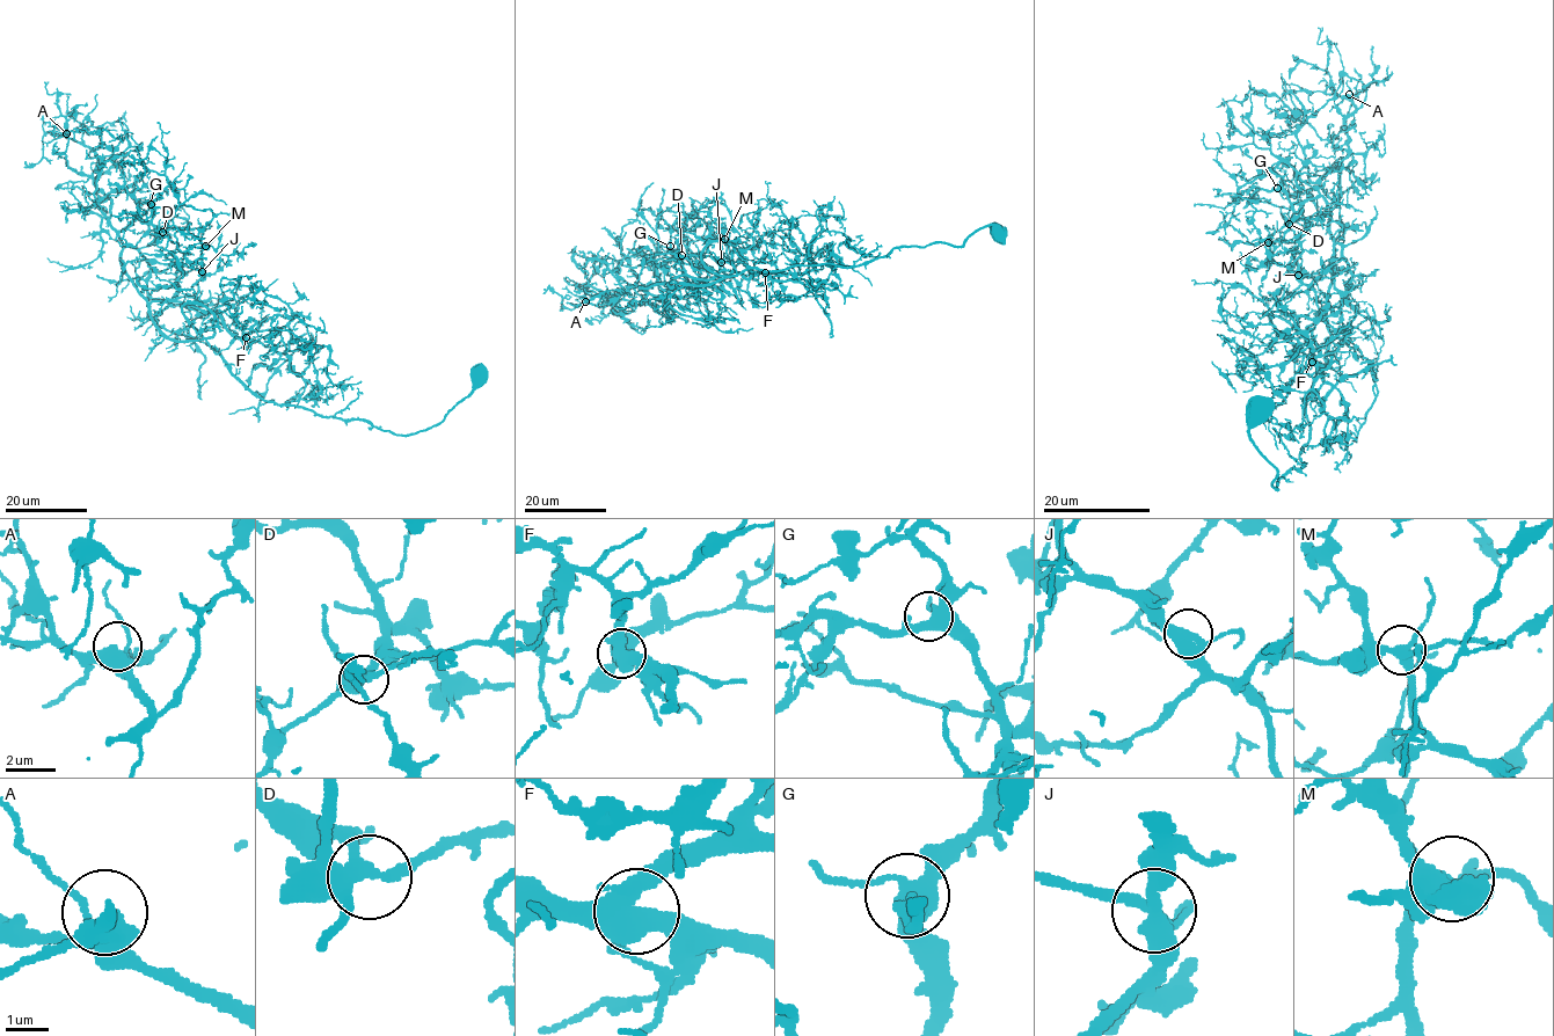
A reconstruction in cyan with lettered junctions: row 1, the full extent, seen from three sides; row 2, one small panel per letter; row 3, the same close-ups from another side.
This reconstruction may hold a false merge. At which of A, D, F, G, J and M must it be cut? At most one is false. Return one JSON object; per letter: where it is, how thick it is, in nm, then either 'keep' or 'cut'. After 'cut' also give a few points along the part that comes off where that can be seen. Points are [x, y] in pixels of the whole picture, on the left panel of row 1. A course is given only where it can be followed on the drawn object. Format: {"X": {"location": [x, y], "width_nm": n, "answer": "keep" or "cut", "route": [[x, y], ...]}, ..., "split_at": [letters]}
{"A": {"location": [66, 133], "width_nm": 400, "answer": "keep"}, "D": {"location": [162, 232], "width_nm": 340, "answer": "keep"}, "F": {"location": [246, 337], "width_nm": 500, "answer": "keep"}, "G": {"location": [151, 204], "width_nm": 400, "answer": "keep"}, "J": {"location": [202, 271], "width_nm": 400, "answer": "keep"}, "M": {"location": [205, 246], "width_nm": 320, "answer": "keep"}, "split_at": []}

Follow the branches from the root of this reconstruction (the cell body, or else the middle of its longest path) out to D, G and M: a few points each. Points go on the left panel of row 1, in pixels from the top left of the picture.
D: (475, 376), (440, 422), (406, 435), (261, 400), (204, 340), (158, 327), (118, 234), (137, 211), (162, 232)
G: (475, 376), (406, 435), (257, 398), (204, 340), (170, 341), (123, 268), (118, 234), (151, 204)
M: (475, 376), (440, 422), (406, 435), (261, 400), (204, 340), (168, 336), (202, 314), (189, 306), (205, 246)

